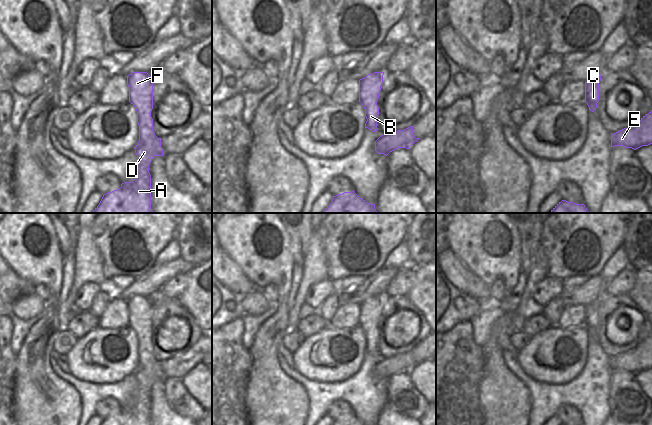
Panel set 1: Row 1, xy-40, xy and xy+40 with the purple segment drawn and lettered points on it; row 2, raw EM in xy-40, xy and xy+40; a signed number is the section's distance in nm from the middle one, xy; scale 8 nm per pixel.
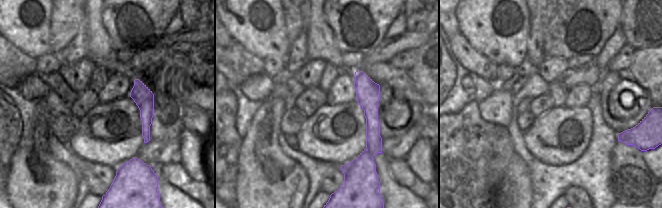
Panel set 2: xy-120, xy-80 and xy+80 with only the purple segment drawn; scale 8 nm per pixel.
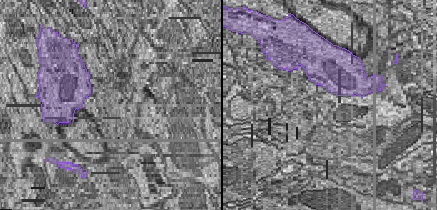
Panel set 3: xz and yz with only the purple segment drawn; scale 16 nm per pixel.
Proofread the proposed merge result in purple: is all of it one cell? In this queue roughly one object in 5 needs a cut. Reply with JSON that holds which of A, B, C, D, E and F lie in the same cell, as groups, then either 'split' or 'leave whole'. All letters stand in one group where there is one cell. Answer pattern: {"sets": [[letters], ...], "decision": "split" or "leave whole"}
{"sets": [["A", "B", "C", "D", "E", "F"]], "decision": "leave whole"}

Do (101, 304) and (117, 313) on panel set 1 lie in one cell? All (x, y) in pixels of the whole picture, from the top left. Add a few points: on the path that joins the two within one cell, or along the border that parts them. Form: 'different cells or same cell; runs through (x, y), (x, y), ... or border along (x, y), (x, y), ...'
different cells; border along (115, 294), (98, 317)

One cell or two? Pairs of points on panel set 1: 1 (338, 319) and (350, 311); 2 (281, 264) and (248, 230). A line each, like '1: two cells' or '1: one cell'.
1: one cell
2: one cell

